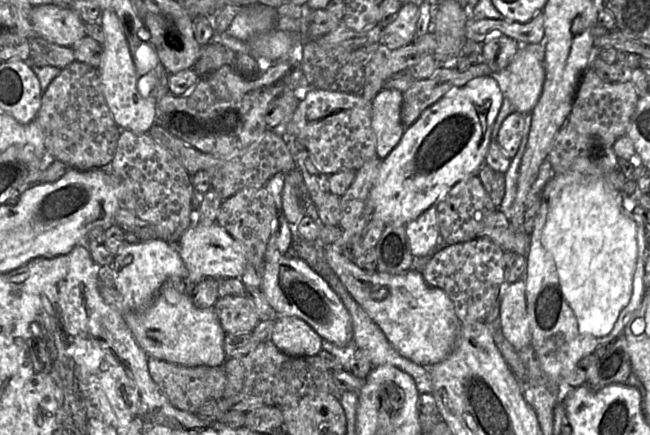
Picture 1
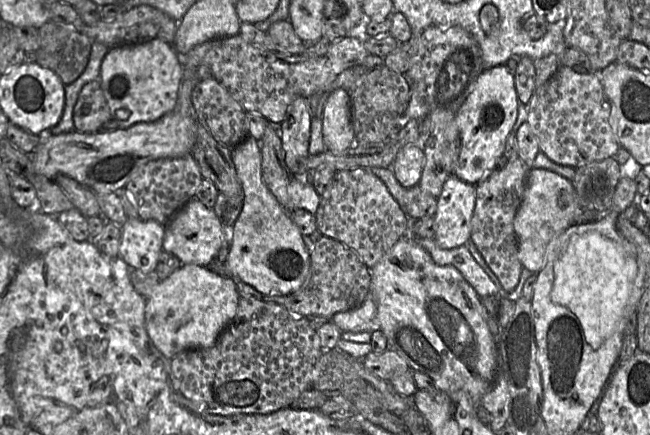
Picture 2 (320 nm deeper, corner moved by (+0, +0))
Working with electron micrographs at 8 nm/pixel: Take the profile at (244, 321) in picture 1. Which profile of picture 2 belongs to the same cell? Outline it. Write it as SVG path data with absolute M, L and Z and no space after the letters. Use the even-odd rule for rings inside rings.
M323 236L315 242L315 247L310 252L310 273L303 285L291 294L270 295L261 300L280 305L297 316L321 316L331 319L338 312L359 307L370 294L372 294L371 269L344 243Z

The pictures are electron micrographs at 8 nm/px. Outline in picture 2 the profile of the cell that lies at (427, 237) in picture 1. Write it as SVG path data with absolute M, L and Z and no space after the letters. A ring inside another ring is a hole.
M449 176L437 198L437 210L433 216L433 239L440 248L457 248L470 240L475 199L475 185Z

